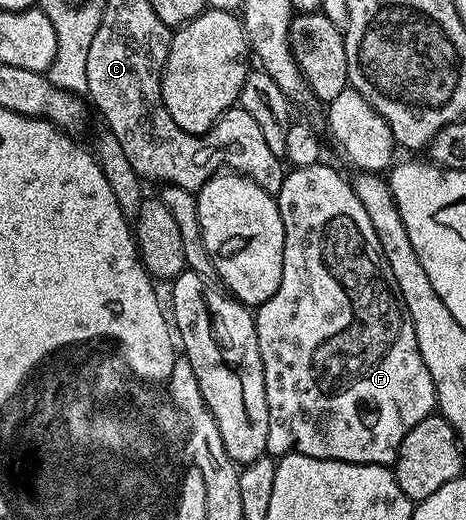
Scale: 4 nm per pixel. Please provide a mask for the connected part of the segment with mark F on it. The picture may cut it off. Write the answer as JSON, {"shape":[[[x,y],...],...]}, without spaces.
{"shape":[[[321,161],[310,166],[292,168],[286,174],[281,188],[275,193],[275,198],[279,217],[283,217],[283,233],[285,234],[283,237],[283,277],[279,281],[279,289],[275,289],[272,297],[255,311],[257,348],[263,365],[267,413],[269,414],[267,452],[273,457],[295,454],[348,463],[392,465],[397,461],[397,454],[407,433],[411,433],[411,429],[415,429],[419,421],[434,414],[437,405],[437,390],[431,381],[431,373],[427,373],[427,365],[423,365],[423,357],[415,341],[415,329],[411,325],[407,305],[403,305],[403,293],[399,293],[395,273],[391,273],[391,265],[387,265],[387,257],[383,257],[383,245],[379,245],[379,237],[375,237],[371,217],[367,217],[367,209],[363,209],[363,201],[359,201],[359,197],[353,192],[352,182]]]}

